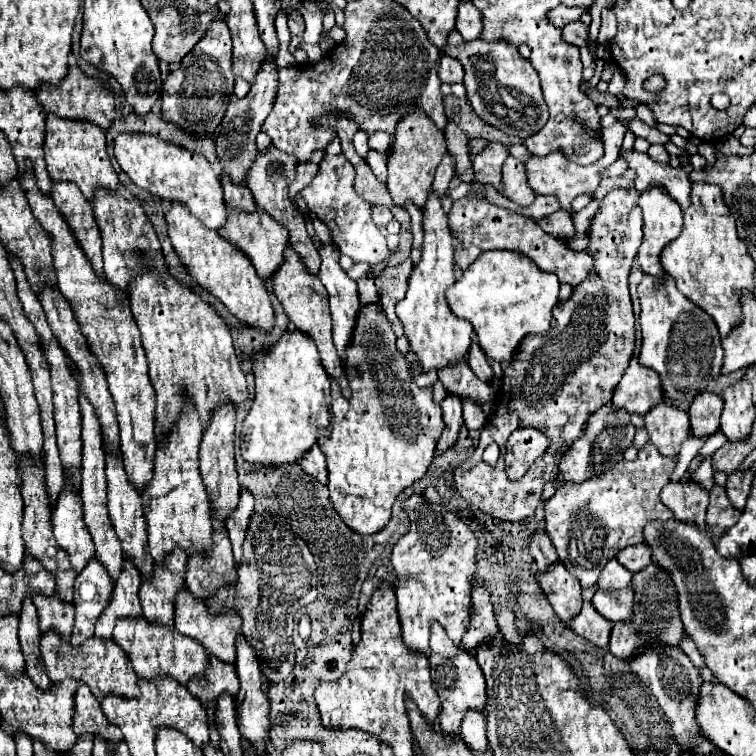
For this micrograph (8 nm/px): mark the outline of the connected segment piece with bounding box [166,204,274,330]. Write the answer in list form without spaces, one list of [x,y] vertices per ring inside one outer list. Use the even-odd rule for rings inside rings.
[[[170,204],[170,210],[166,214],[166,224],[174,250],[178,252],[188,272],[196,278],[196,282],[202,284],[202,288],[206,288],[216,298],[220,298],[222,304],[244,324],[262,330],[270,330],[274,326],[272,302],[264,286],[264,280],[256,276],[256,270],[252,268],[252,264],[248,264],[248,256],[244,256],[240,248],[232,248],[232,244],[228,244],[218,232],[204,228],[200,220],[196,220],[188,212],[188,208],[184,208],[184,204]]]

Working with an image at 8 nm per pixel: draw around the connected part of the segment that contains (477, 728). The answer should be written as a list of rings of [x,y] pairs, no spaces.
[[[468,710],[460,728],[462,738],[466,740],[466,744],[472,750],[486,750],[488,742],[486,742],[486,718],[484,712],[480,710]]]

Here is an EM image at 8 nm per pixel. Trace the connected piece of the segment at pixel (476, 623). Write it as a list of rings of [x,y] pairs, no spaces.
[[[482,584],[472,586],[472,616],[468,630],[462,636],[462,646],[466,650],[474,650],[482,638],[492,636],[498,632],[498,624],[494,620],[494,606],[492,606],[492,594]]]

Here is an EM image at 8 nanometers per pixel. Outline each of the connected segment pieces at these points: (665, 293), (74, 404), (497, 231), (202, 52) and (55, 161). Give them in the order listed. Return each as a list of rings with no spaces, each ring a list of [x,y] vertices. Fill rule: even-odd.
[[[644,276],[638,284],[642,348],[640,364],[656,370],[662,378],[664,396],[674,402],[692,402],[700,392],[718,378],[724,358],[716,322],[696,304],[692,304],[674,284],[672,276]]]
[[[10,260],[10,266],[14,270],[16,276],[16,286],[18,286],[18,298],[24,306],[24,314],[28,316],[28,320],[34,324],[38,336],[40,336],[40,344],[44,348],[46,360],[50,362],[50,372],[52,372],[52,390],[54,390],[54,422],[56,422],[56,436],[58,436],[58,448],[60,448],[60,458],[62,458],[62,466],[68,468],[72,472],[72,482],[76,484],[76,488],[80,486],[80,458],[82,458],[82,438],[80,438],[80,430],[82,430],[82,416],[80,416],[80,406],[78,406],[78,388],[76,388],[76,380],[72,378],[72,372],[66,366],[66,356],[64,350],[58,346],[56,336],[50,332],[50,324],[44,316],[42,304],[38,300],[38,296],[32,296],[32,288],[28,288],[28,284],[24,284],[24,272],[20,272],[20,264],[16,264],[16,260]]]
[[[472,186],[472,190],[468,192],[466,198],[456,200],[450,214],[448,214],[452,230],[464,242],[464,246],[454,256],[456,264],[462,270],[466,270],[478,258],[478,254],[482,254],[486,250],[504,248],[504,250],[524,252],[542,270],[554,272],[560,278],[560,282],[568,282],[572,286],[582,282],[592,272],[592,256],[588,252],[572,252],[562,240],[546,234],[540,226],[536,226],[536,222],[532,218],[524,218],[524,216],[520,216],[520,214],[516,214],[512,210],[498,208],[494,204],[488,204],[486,200],[474,200],[472,194],[476,192],[476,188],[478,186]]]
[[[216,18],[212,20],[212,24],[208,24],[208,32],[204,32],[200,44],[196,44],[196,48],[192,48],[192,52],[184,56],[180,68],[166,78],[162,88],[164,118],[170,122],[178,122],[186,132],[194,132],[198,136],[214,132],[226,112],[228,96],[234,92],[234,74],[230,66],[232,42],[228,24],[226,20]]]
[[[48,114],[46,138],[44,138],[44,160],[52,180],[74,182],[88,200],[92,200],[96,188],[116,190],[118,176],[106,152],[106,132],[88,120],[68,120],[56,114]]]

